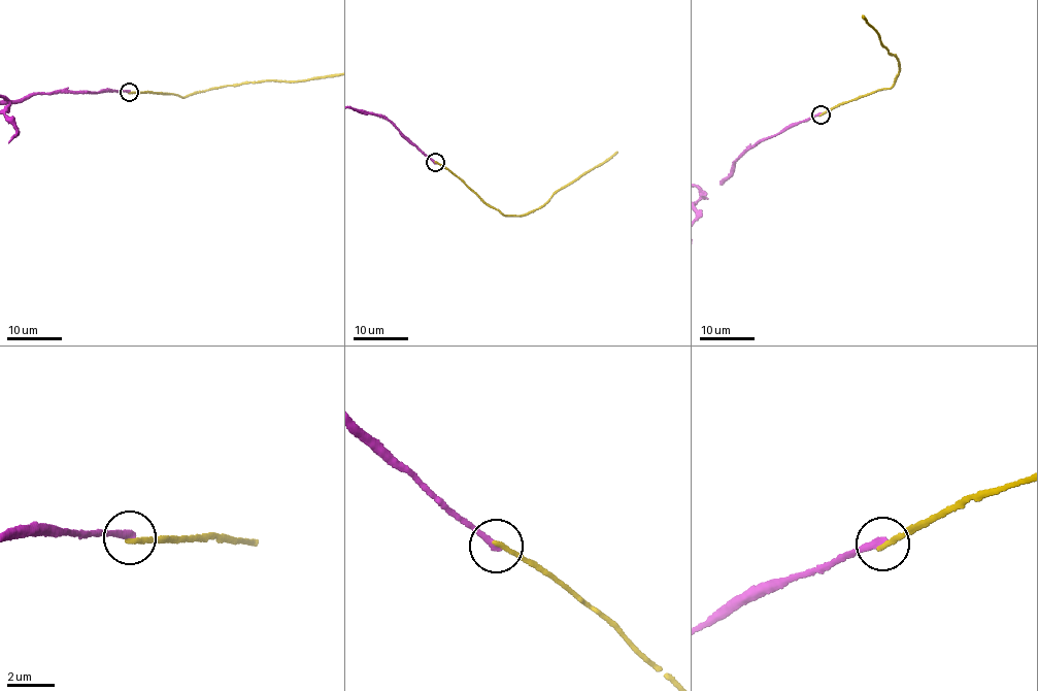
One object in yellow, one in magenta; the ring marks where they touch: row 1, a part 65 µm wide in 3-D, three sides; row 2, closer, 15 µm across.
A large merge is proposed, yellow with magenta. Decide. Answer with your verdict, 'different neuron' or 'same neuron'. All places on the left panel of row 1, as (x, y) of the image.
different neuron

